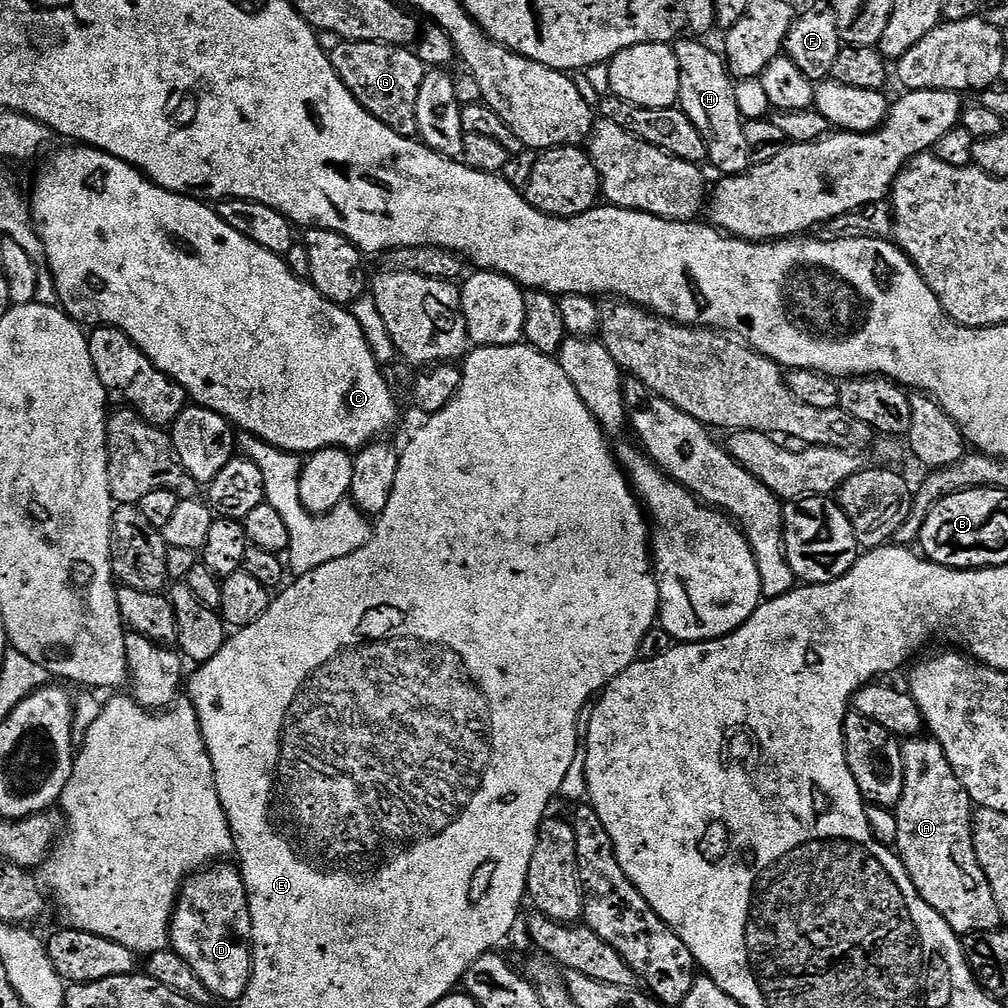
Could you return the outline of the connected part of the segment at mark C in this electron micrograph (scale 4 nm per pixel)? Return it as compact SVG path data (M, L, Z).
M68 147L72 148L62 149L41 170L40 177L36 180L34 220L35 223L40 223L40 236L44 239L48 268L56 279L57 290L60 291L59 303L73 320L88 326L121 328L137 347L147 353L157 368L167 372L184 387L184 391L199 407L222 414L241 433L248 432L244 434L265 440L267 444L280 448L283 452L313 454L323 448L359 450L383 437L380 435L396 420L396 396L392 393L387 378L380 373L382 365L372 353L367 334L347 307L327 300L305 277L296 276L292 272L283 255L266 250L258 246L258 242L242 235L220 217L215 207L209 206L203 199L162 188L149 180L135 164L127 164L122 158L100 148Z

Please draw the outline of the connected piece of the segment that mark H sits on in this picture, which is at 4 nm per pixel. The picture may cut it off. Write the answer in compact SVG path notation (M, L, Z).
M680 38L675 41L680 66L680 98L678 107L687 114L708 143L707 159L718 166L725 176L745 172L753 163L753 152L747 144L744 117L736 101L736 84L725 57L707 48L700 38Z

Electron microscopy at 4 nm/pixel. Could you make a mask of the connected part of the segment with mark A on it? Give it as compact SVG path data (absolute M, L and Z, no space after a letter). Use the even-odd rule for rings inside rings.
M910 738L902 746L903 796L894 811L898 838L894 848L921 898L958 934L1001 927L998 902L972 845L974 803L934 738Z

